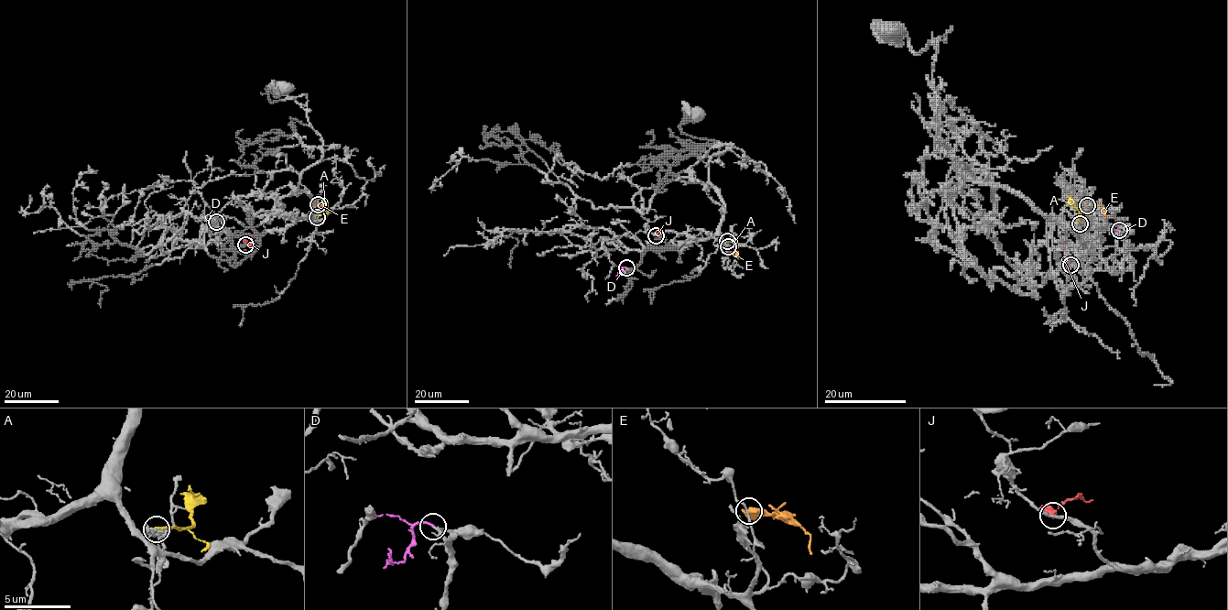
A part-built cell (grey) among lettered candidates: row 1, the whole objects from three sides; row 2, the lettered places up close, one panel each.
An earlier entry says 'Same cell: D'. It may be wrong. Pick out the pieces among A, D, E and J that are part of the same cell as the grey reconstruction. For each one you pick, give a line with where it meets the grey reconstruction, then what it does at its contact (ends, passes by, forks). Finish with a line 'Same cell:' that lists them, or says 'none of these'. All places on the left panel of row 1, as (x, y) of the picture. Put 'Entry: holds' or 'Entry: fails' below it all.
D: contact (216, 222); it ends
Same cell: D
Entry: holds

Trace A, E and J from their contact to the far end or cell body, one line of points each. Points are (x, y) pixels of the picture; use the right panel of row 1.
A: (1080, 223), (1078, 210), (1073, 201), (1066, 205)
E: (1086, 205), (1098, 206), (1105, 213), (1105, 218)
J: (1070, 264), (1065, 265), (1066, 250)

